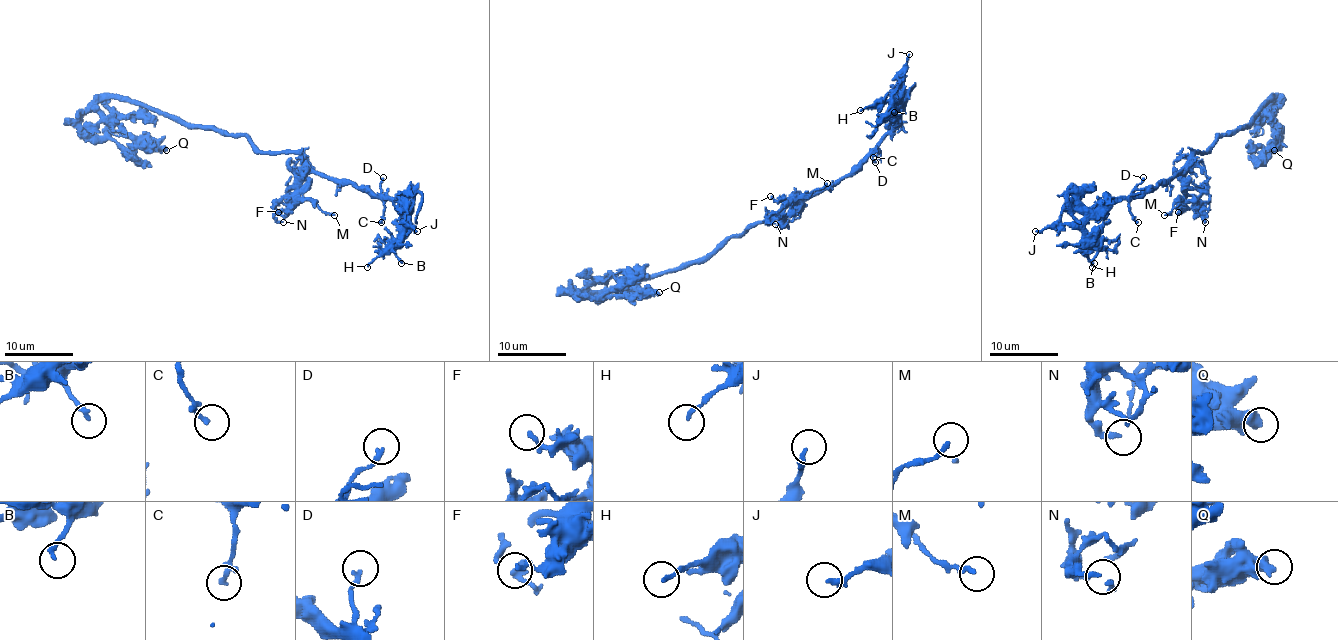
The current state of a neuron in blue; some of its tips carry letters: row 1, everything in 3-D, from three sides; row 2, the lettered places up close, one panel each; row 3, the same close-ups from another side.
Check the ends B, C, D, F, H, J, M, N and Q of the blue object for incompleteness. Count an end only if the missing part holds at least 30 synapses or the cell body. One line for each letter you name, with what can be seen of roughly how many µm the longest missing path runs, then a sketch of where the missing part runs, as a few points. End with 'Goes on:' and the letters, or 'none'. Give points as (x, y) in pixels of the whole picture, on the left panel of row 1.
Goes on: none

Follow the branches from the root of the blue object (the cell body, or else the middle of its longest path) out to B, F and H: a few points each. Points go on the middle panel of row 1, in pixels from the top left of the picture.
B: (738, 236), (753, 222), (789, 215), (806, 198), (839, 183), (894, 128), (894, 121), (887, 116), (894, 112)
F: (738, 236), (753, 222), (786, 217), (796, 208), (770, 196)
H: (738, 236), (753, 222), (789, 215), (806, 198), (839, 183), (894, 128), (894, 121), (875, 107), (860, 110)

